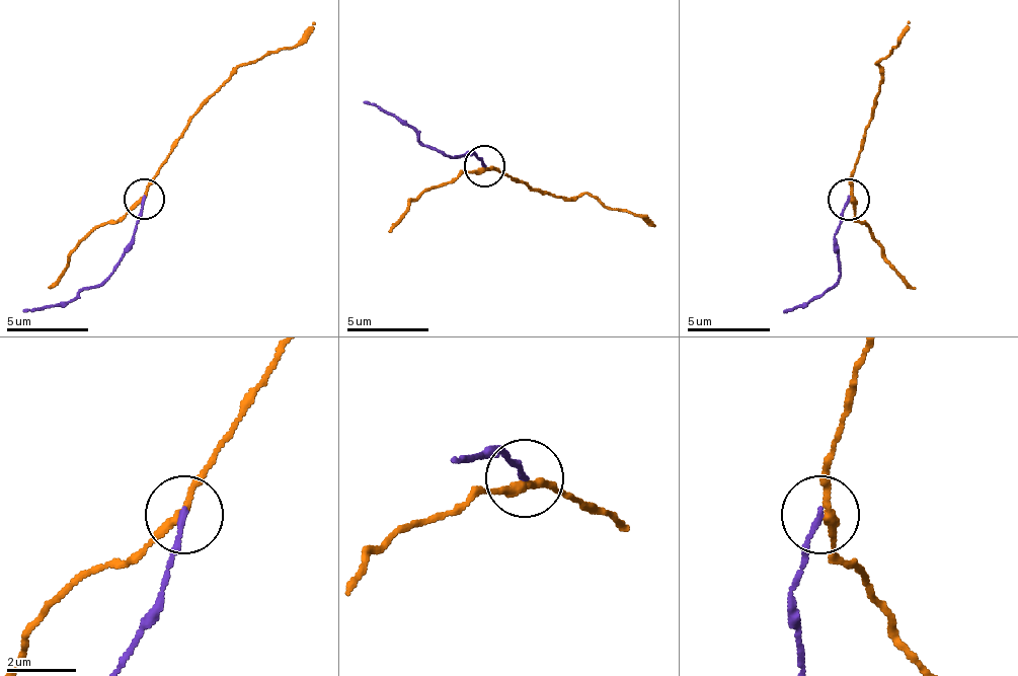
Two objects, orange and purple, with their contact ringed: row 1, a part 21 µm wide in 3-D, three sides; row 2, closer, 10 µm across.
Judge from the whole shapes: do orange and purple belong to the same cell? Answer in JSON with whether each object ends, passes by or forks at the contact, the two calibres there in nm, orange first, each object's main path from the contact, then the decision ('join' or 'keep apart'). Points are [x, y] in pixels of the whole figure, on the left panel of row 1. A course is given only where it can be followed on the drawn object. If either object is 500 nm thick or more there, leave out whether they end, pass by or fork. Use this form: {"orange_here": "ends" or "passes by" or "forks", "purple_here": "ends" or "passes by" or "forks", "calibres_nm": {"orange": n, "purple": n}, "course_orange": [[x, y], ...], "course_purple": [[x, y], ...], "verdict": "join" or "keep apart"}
{"orange_here": "passes by", "purple_here": "ends", "calibres_nm": {"orange": 220, "purple": 150}, "course_orange": [[145, 200], [149, 179], [186, 122], [244, 64], [293, 48], [313, 23]], "course_purple": [[145, 200], [133, 228], [133, 249], [108, 278], [67, 302], [21, 310]], "verdict": "keep apart"}

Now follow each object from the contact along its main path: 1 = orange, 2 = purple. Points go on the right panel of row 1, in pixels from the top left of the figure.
1: (850, 200), (850, 179), (870, 122), (878, 63), (894, 47), (908, 22)
2: (850, 200), (837, 229), (837, 279), (808, 303), (783, 311)

